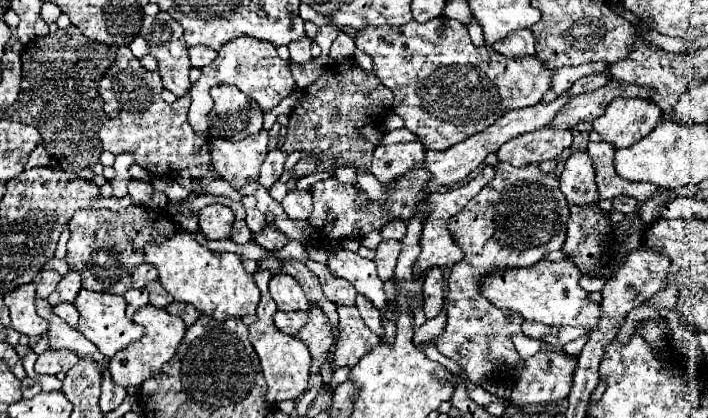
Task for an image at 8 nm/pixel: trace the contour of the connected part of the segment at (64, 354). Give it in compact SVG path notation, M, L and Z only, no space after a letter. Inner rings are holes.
M60 349L60 351L44 351L42 355L38 355L38 361L36 361L36 373L48 373L48 375L56 375L60 371L68 371L72 369L74 365L78 363L78 355L72 353L72 351L66 351L66 349Z

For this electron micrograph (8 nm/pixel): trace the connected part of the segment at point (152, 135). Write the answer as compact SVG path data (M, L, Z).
M70 25L68 29L58 29L56 33L50 33L46 37L38 37L38 41L32 41L32 73L28 73L28 77L24 77L22 73L22 89L20 89L20 97L16 99L16 103L12 105L12 121L18 121L18 123L26 123L26 125L32 125L40 131L42 135L42 143L46 147L46 151L58 161L58 165L68 171L68 173L80 173L82 169L90 167L92 163L96 163L100 159L100 153L102 151L110 151L114 155L118 153L132 153L136 157L136 163L140 167L144 167L150 175L154 177L162 177L162 175L168 175L168 173L178 173L182 169L186 169L194 179L200 179L198 183L202 187L206 187L210 181L216 179L216 171L212 171L212 165L210 165L210 157L208 157L208 145L210 145L210 139L208 137L200 137L188 123L188 105L190 105L190 97L180 97L176 99L174 103L164 103L164 99L160 97L162 93L162 81L160 81L160 75L156 71L146 71L140 61L132 55L130 47L124 45L116 51L116 57L112 63L108 63L108 47L98 47L96 41L84 37L74 25Z

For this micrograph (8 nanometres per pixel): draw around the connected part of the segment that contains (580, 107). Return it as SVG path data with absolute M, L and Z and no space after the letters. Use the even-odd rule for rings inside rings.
M610 79L604 87L592 91L592 93L582 93L578 97L572 97L560 109L560 113L556 113L556 117L548 123L548 127L572 129L580 121L590 121L592 123L596 117L602 115L604 107L616 97L652 99L654 91L652 91L652 87L638 87L638 85L628 85L624 81Z

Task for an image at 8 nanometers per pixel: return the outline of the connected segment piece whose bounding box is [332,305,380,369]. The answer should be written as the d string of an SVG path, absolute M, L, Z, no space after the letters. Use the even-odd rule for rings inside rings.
M342 305L338 307L338 315L340 315L338 325L340 335L334 351L332 369L354 367L366 353L370 353L380 343L380 337L364 325L360 311L356 307Z

